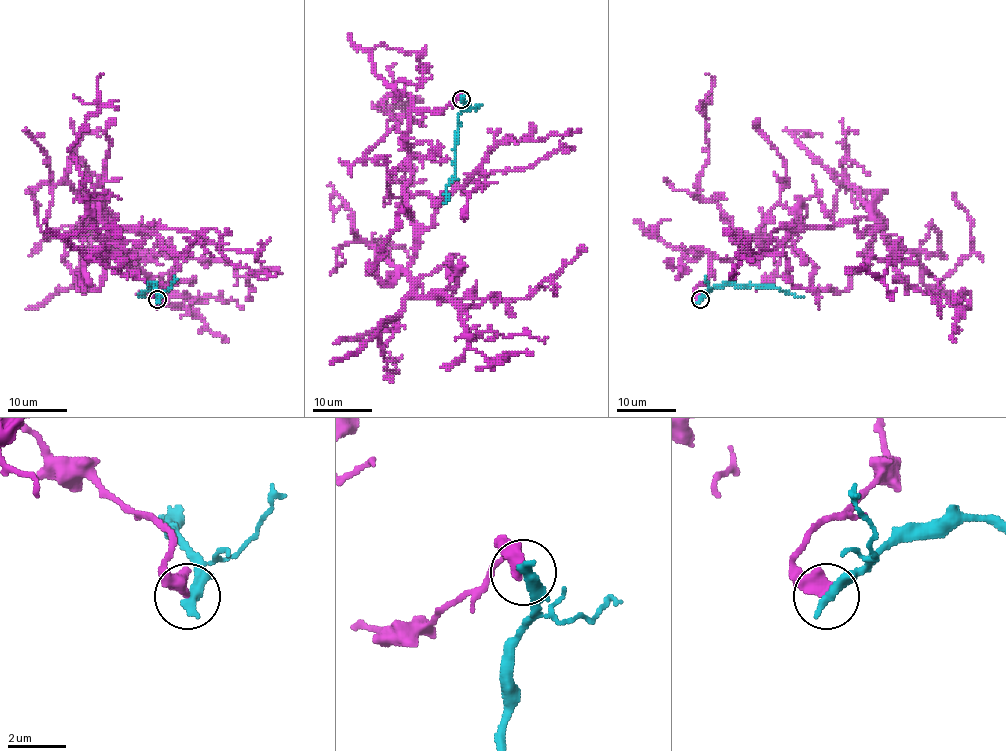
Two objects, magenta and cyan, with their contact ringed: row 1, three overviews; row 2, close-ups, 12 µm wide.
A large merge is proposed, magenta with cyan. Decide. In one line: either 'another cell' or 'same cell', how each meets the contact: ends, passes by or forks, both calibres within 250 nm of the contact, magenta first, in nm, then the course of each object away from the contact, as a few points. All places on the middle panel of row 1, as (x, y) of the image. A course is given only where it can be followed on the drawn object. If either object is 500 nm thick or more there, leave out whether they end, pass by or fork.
another cell; calibres 500 and 420 nm; course magenta (462, 100), (410, 112), (410, 214), (368, 263), (384, 283), (503, 140), (579, 129); course cyan (462, 100), (454, 176), (447, 187), (444, 204)

